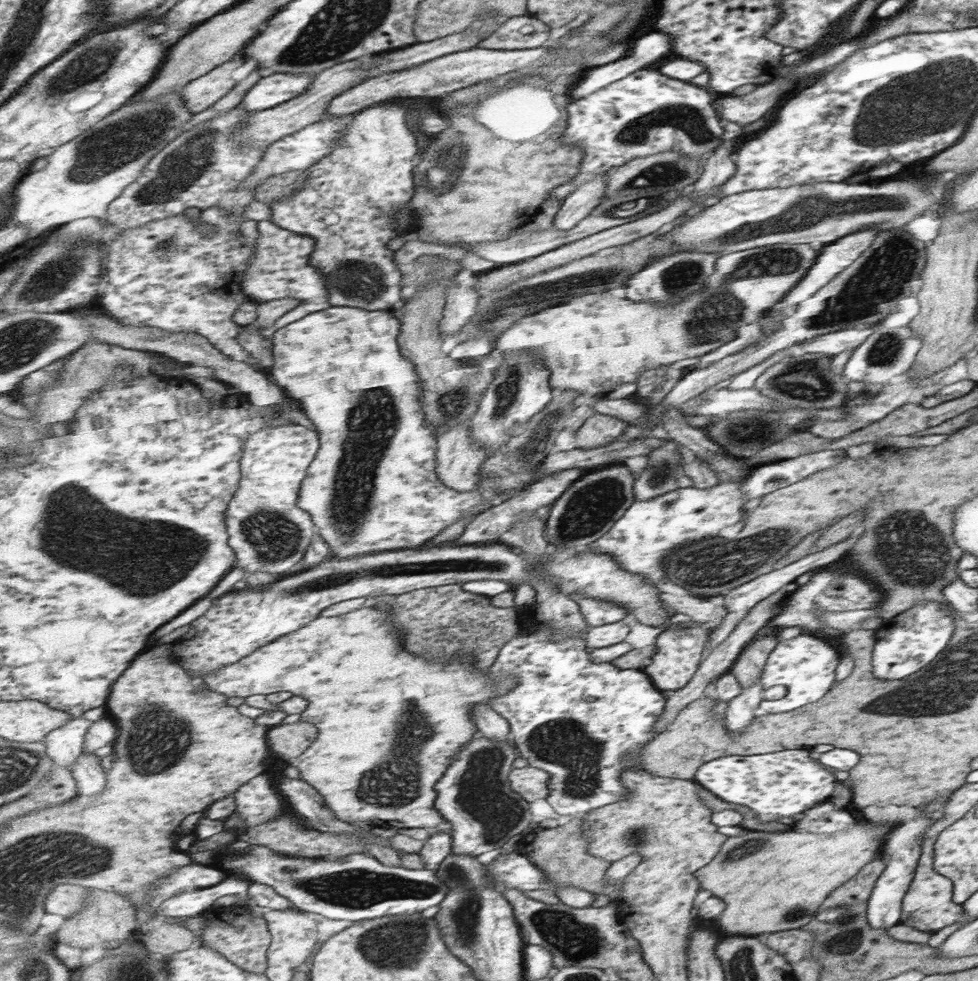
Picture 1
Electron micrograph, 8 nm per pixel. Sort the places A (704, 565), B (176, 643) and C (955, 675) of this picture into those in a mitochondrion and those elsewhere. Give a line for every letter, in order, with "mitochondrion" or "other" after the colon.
A: mitochondrion
B: other
C: mitochondrion

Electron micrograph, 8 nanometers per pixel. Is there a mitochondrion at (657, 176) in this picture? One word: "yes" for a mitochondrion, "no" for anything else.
yes

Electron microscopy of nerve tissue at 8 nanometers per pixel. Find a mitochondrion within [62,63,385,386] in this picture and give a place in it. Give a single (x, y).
(118, 144)

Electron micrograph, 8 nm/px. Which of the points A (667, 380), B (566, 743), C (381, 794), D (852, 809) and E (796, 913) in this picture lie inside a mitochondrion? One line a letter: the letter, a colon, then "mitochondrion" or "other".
A: other
B: mitochondrion
C: mitochondrion
D: other
E: mitochondrion

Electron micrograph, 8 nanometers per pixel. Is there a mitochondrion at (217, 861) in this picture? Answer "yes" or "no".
no

